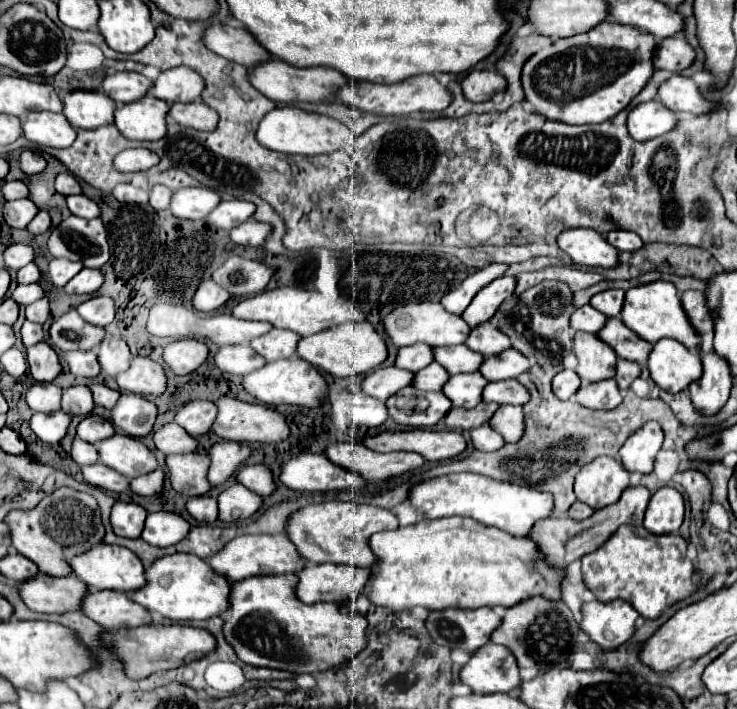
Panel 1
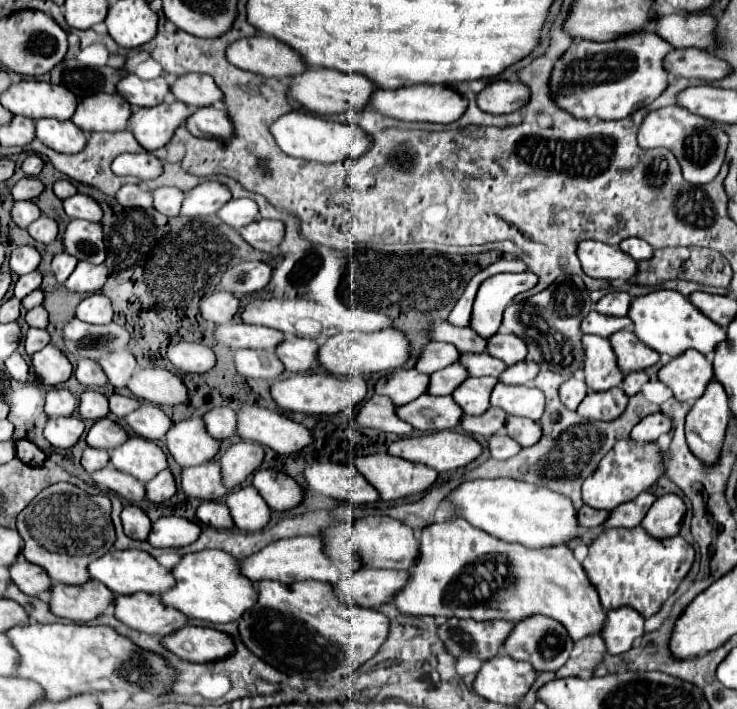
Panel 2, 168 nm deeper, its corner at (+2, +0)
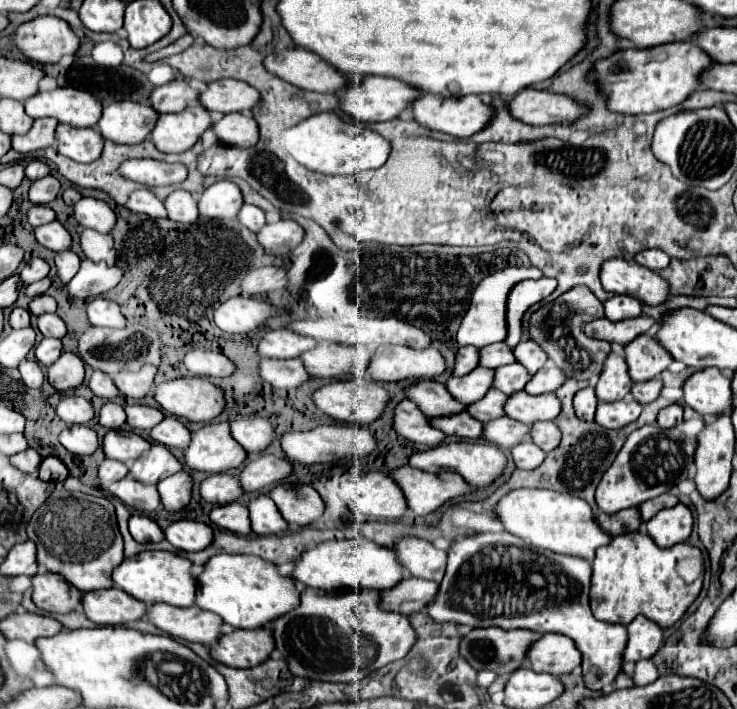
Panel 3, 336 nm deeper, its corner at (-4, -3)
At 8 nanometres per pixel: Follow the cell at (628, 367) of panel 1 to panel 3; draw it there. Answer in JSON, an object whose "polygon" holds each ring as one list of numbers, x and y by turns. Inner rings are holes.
{"polygon":[[655,377,655,379,649,379,647,383,635,383,633,389,631,389,631,395,633,395,633,399,637,403,647,405,647,403,651,403,651,401,655,401,659,397,661,387,663,387,661,379]]}

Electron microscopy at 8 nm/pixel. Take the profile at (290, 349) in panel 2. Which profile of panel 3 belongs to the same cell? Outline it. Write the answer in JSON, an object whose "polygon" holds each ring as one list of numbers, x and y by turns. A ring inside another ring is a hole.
{"polygon":[[323,341,311,351,299,355,307,373,311,377,337,377,345,373,353,373,357,377,365,375,365,367,371,361,371,351,367,347,339,345]]}

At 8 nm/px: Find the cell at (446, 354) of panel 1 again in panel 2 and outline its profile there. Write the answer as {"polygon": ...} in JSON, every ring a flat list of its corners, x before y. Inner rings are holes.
{"polygon":[[483,352,481,356,465,356,461,354,461,364,465,364,465,368,469,368,469,376,493,376,499,378,501,372,507,368,505,362,489,356,487,352]]}

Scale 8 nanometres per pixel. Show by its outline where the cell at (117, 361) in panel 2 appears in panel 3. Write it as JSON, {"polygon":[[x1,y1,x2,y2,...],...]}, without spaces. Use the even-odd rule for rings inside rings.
{"polygon":[[143,365,139,371,121,371,113,377,119,393,123,397,133,397,141,399,151,391,153,377,155,377,157,367,155,365]]}

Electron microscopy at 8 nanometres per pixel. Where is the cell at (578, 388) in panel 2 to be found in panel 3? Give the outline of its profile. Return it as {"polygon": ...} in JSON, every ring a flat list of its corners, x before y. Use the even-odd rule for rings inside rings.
{"polygon":[[585,387,585,389,577,391,573,397,573,407,575,407,575,413,579,419,593,421,595,407,597,407,597,397,595,397,593,387]]}

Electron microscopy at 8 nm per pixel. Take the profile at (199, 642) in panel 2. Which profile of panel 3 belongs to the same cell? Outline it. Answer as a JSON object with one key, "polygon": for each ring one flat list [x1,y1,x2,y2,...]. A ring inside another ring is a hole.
{"polygon":[[267,627,261,629,235,629,233,633,221,635,209,653,215,661,231,667,255,667,263,663,273,651,273,637]]}

